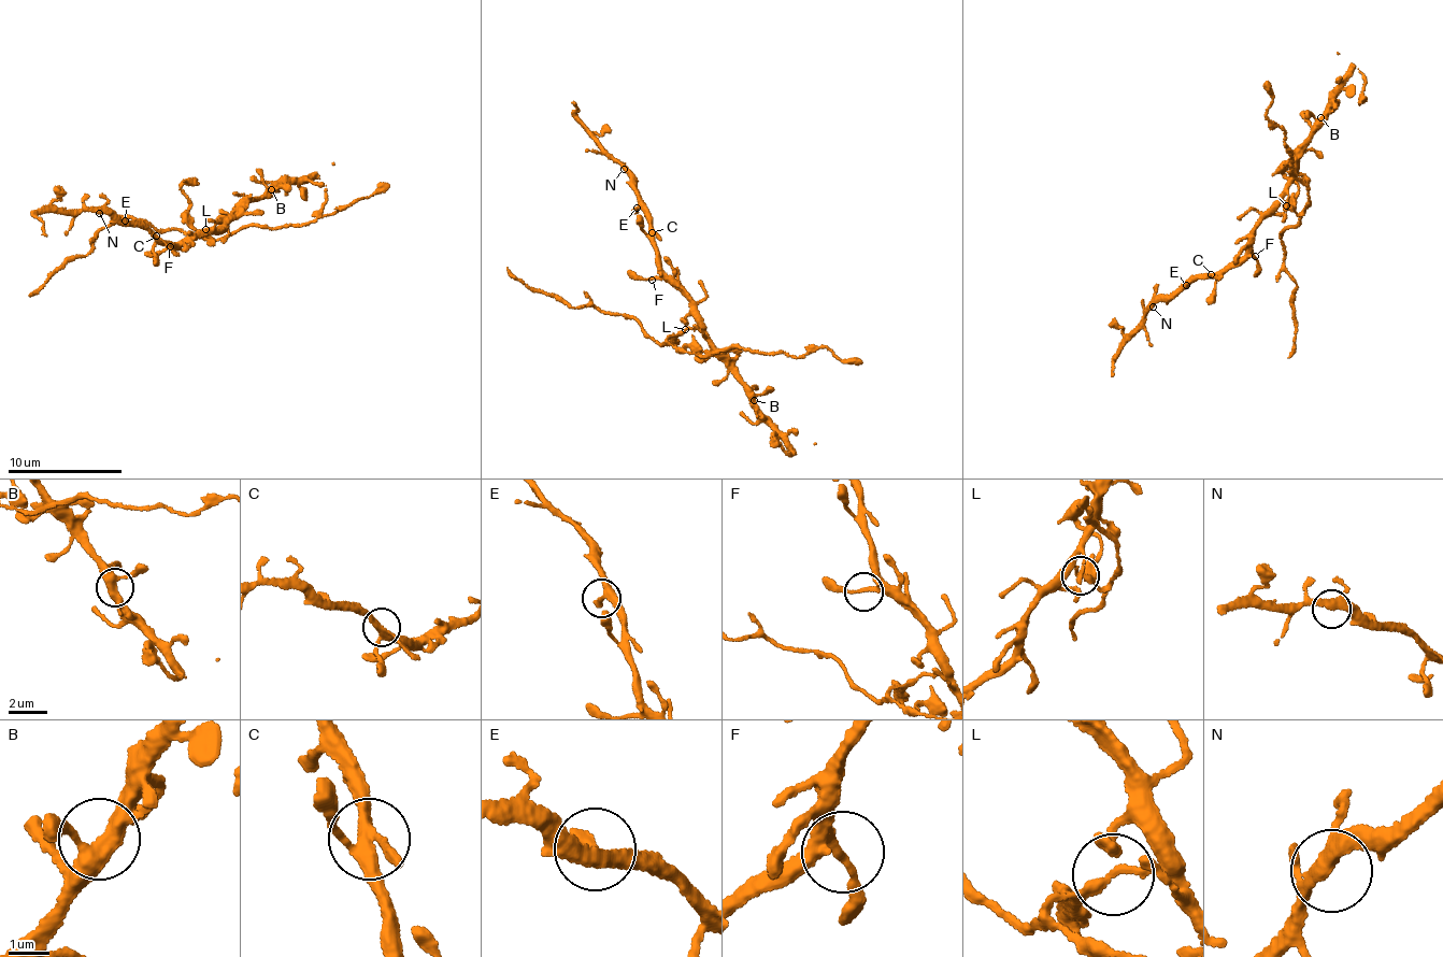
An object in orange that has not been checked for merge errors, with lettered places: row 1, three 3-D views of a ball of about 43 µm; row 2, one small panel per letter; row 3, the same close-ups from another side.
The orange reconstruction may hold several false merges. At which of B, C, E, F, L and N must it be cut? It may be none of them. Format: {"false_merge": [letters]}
{"false_merge": ["L"]}

